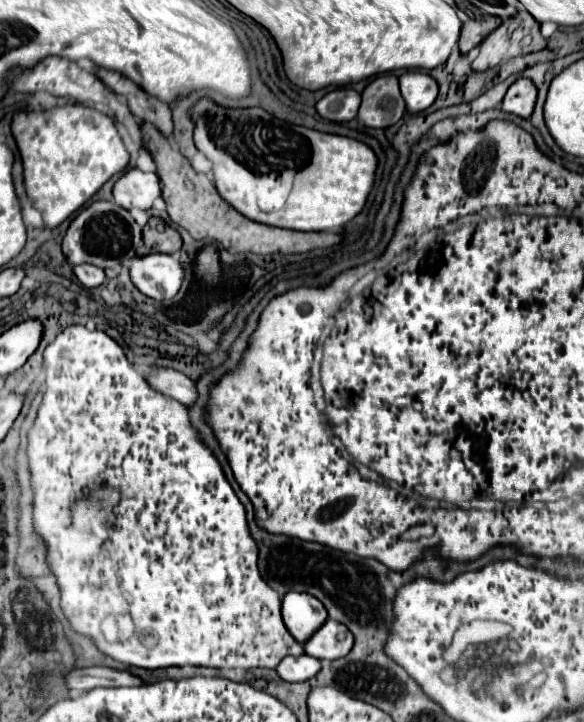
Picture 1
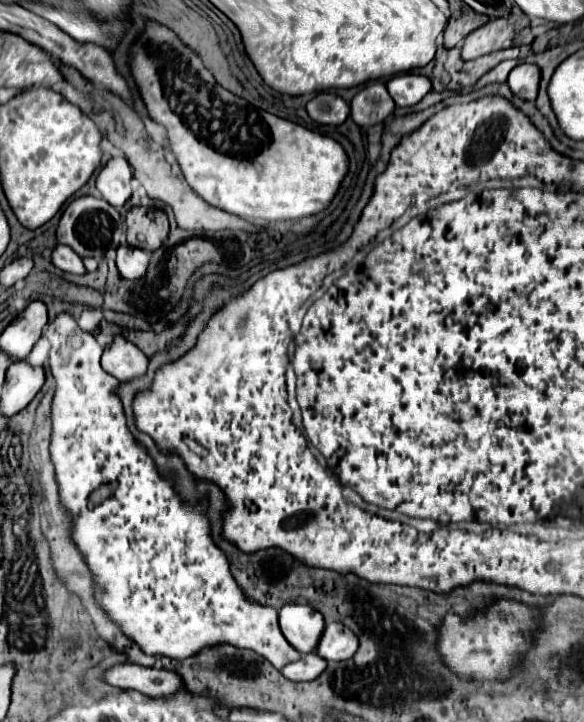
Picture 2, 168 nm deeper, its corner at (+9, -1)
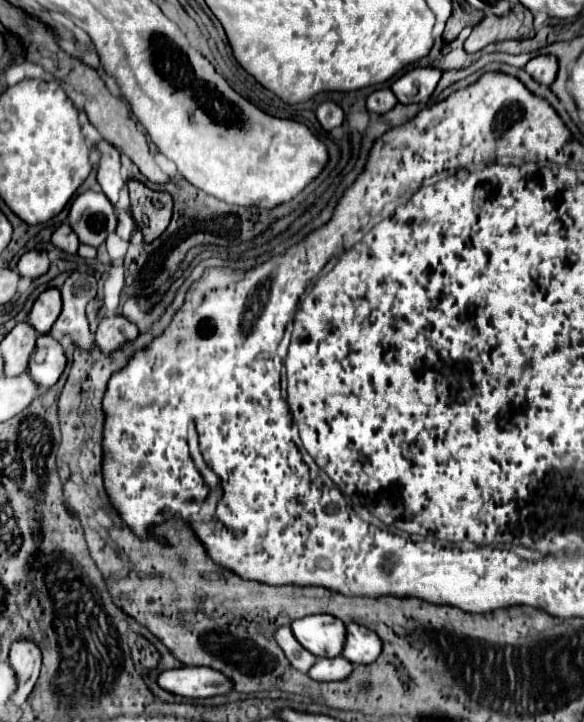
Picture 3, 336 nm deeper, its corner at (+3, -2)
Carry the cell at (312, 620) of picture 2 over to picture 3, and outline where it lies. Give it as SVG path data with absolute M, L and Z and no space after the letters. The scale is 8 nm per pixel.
M311 614L291 624L297 642L319 658L341 654L345 644L345 624L329 614Z

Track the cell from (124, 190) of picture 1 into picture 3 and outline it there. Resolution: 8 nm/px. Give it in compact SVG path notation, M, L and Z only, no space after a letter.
M101 142L101 148L103 148L103 156L101 156L99 170L97 170L97 182L101 184L105 196L111 200L111 204L117 204L119 192L125 186L125 180L121 178L119 152L109 142Z

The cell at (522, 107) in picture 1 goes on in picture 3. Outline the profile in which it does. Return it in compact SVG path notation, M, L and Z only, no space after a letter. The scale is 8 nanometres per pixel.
M537 56L527 62L527 74L541 86L551 86L557 76L557 58L555 56Z

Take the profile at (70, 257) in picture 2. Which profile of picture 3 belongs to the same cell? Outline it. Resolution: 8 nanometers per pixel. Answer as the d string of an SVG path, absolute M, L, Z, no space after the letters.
M63 224L61 228L55 230L55 234L53 234L53 244L55 244L59 250L71 254L71 256L75 256L77 250L79 250L79 240L77 240L75 232L73 232L67 224Z

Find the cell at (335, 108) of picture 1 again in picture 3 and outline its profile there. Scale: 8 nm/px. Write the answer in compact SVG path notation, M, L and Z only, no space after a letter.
M323 102L317 108L317 120L319 120L319 124L325 130L333 130L333 128L341 126L343 118L345 118L345 114L343 114L343 110L335 102Z

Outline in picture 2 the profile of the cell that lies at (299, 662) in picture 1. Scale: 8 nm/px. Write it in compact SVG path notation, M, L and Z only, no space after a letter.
M307 653L299 661L283 667L281 673L291 681L313 681L325 669L327 669L327 661L319 659L319 655L315 655L315 653Z

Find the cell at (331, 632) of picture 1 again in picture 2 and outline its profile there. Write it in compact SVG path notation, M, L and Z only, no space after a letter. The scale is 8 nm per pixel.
M329 623L319 641L317 655L327 661L347 661L359 649L359 637L341 623Z

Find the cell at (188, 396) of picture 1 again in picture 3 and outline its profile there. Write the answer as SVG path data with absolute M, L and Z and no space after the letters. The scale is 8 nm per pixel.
M117 316L117 318L105 318L101 320L95 340L101 348L101 352L105 352L107 356L113 354L117 348L121 348L125 342L135 340L139 336L139 330L135 324L131 324L127 318Z

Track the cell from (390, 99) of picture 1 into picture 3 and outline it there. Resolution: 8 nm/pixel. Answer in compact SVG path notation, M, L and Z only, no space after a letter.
M381 88L381 90L375 90L369 98L367 98L367 110L369 112L375 112L375 114L385 114L389 112L391 108L395 108L397 104L397 98L393 96L393 92L389 88Z

